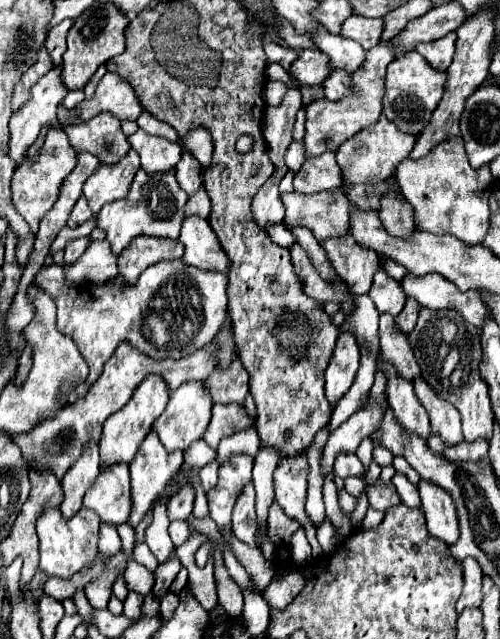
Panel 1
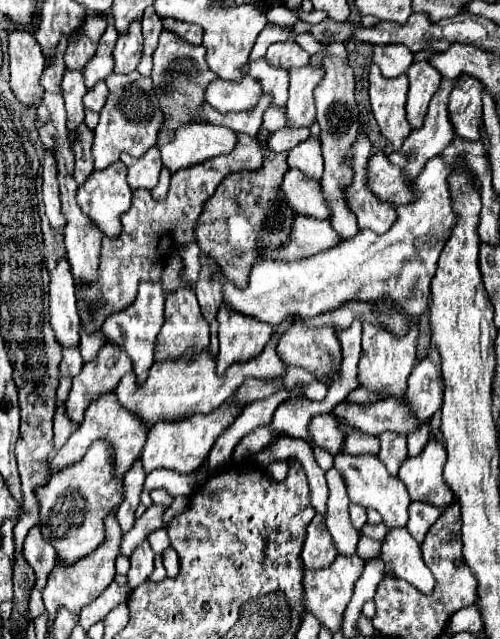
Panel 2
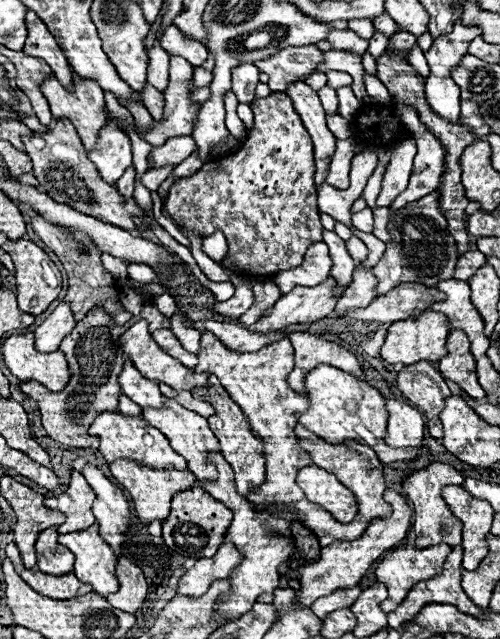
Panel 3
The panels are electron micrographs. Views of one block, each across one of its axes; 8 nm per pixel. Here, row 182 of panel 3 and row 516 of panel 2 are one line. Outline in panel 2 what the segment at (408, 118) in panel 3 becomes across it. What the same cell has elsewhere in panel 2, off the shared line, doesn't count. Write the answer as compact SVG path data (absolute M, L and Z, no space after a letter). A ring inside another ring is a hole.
M412 502L408 508L408 522L406 522L406 530L410 532L410 536L416 542L422 542L426 532L430 530L430 526L438 520L438 516L444 510L438 510L434 506L426 506L424 502Z

